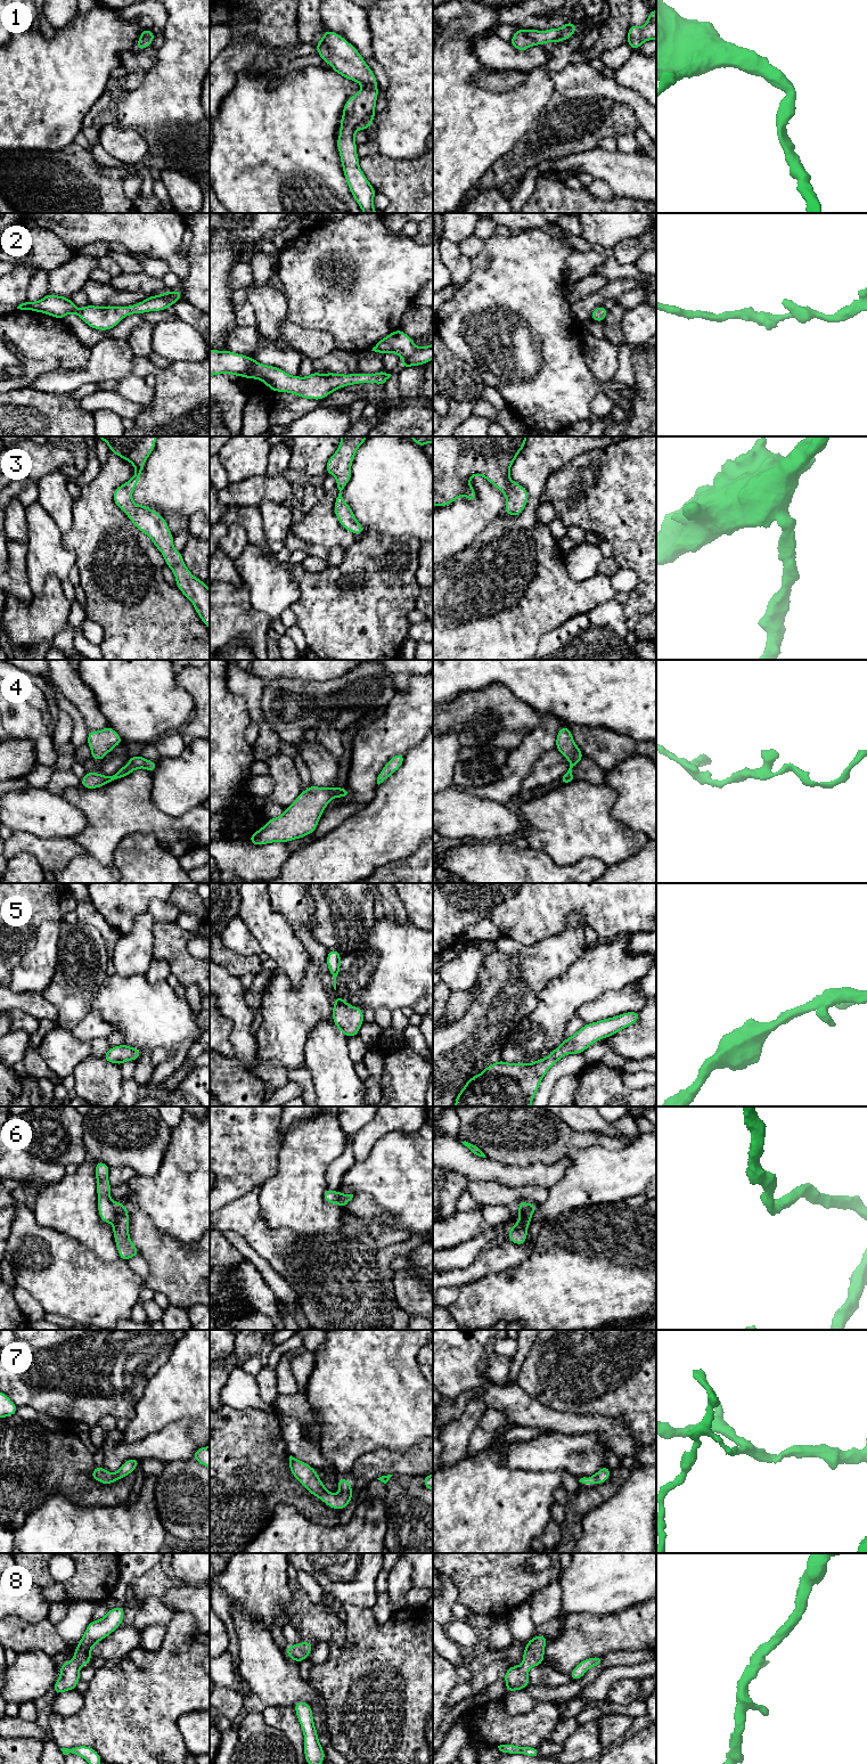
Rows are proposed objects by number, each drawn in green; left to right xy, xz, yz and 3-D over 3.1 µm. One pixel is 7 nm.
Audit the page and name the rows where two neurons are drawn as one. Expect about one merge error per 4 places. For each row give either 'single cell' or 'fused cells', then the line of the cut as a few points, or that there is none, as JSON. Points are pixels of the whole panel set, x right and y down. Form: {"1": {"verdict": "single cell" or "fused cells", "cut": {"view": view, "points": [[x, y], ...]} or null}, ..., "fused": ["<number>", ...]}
{"1": {"verdict": "single cell", "cut": null}, "2": {"verdict": "single cell", "cut": null}, "3": {"verdict": "single cell", "cut": null}, "4": {"verdict": "single cell", "cut": null}, "5": {"verdict": "single cell", "cut": null}, "6": {"verdict": "single cell", "cut": null}, "7": {"verdict": "single cell", "cut": null}, "8": {"verdict": "single cell", "cut": null}, "fused": []}

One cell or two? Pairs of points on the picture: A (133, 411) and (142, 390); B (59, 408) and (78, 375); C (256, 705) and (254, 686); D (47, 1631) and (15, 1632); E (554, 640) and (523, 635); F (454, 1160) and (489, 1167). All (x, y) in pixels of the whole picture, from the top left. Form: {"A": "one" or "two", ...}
{"A": "two", "B": "two", "C": "one", "D": "one", "E": "two", "F": "one"}

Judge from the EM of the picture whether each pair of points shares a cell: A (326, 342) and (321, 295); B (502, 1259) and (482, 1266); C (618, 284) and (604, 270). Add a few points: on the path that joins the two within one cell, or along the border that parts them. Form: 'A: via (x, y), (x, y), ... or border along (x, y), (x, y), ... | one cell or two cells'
A: border along (299, 325), (304, 328), (327, 332), (337, 349) | two cells
B: via (498, 1259), (487, 1263) | one cell
C: border along (638, 279), (611, 278), (608, 280) | two cells

